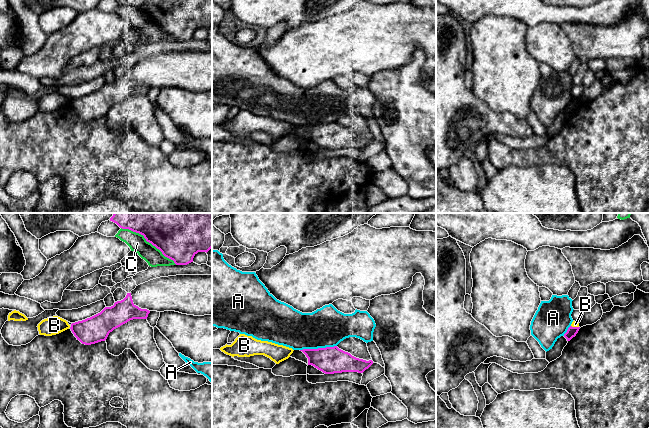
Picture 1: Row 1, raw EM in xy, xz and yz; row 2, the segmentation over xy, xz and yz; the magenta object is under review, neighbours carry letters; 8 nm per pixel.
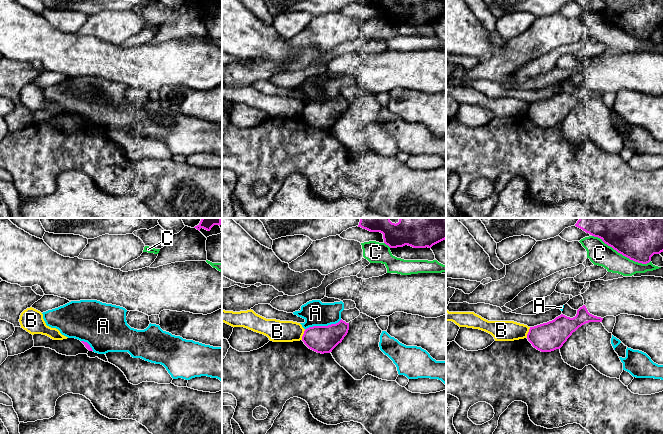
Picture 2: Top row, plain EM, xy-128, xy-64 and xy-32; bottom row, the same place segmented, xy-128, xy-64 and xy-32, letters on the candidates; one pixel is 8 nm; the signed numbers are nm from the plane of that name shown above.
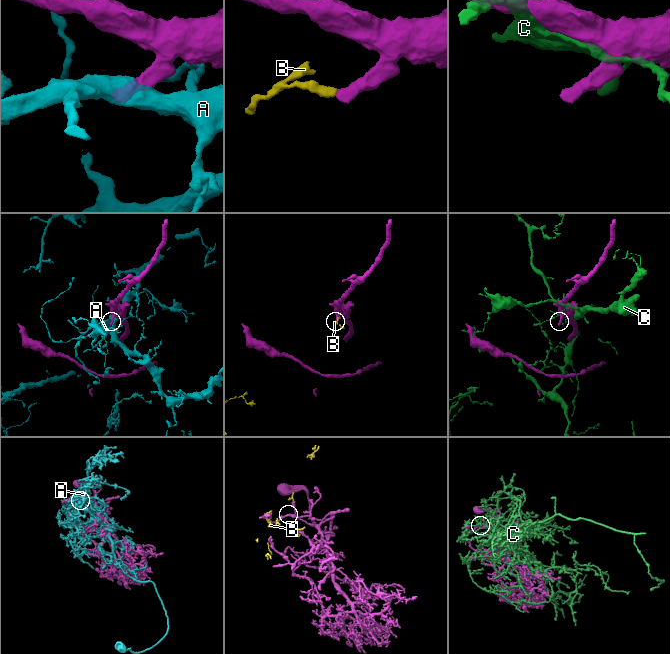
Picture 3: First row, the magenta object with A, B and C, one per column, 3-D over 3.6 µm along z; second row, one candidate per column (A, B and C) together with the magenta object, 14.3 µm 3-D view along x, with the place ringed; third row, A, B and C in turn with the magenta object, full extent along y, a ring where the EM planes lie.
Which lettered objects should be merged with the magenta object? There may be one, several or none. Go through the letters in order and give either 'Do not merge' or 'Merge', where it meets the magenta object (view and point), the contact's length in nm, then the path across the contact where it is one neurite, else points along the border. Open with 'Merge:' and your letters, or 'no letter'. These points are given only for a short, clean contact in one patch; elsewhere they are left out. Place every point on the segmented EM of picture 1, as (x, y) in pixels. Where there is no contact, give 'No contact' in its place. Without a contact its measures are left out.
Merge: no letter
A: Do not merge. Touches magenta at xz (318, 348). Shared border 300 nm
B: Do not merge. Touches magenta at yz (575, 327). Shared border 70 nm. Boundary: yz (571, 325), (578, 327)
C: Do not merge. Touches magenta at xy (148, 241). Shared border 550 nm

